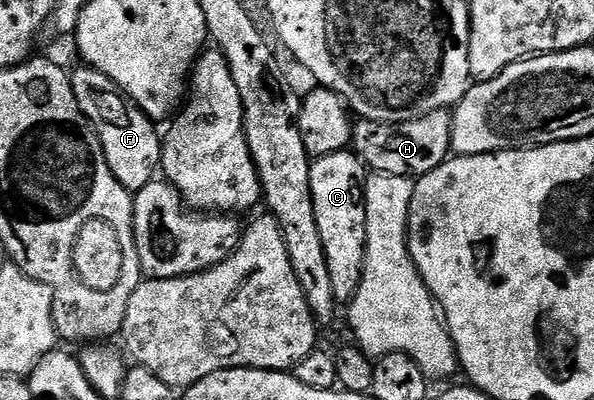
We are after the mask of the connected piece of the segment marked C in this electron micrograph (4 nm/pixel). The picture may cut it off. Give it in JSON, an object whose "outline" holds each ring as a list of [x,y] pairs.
{"outline":[[[350,149],[338,150],[315,158],[309,172],[309,188],[313,192],[313,212],[317,216],[317,229],[321,232],[321,244],[325,247],[325,264],[329,264],[329,281],[333,283],[333,296],[339,304],[350,303],[363,279],[363,265],[367,251],[367,217],[365,216],[363,188],[368,177],[368,167],[364,166],[359,155]]]}

